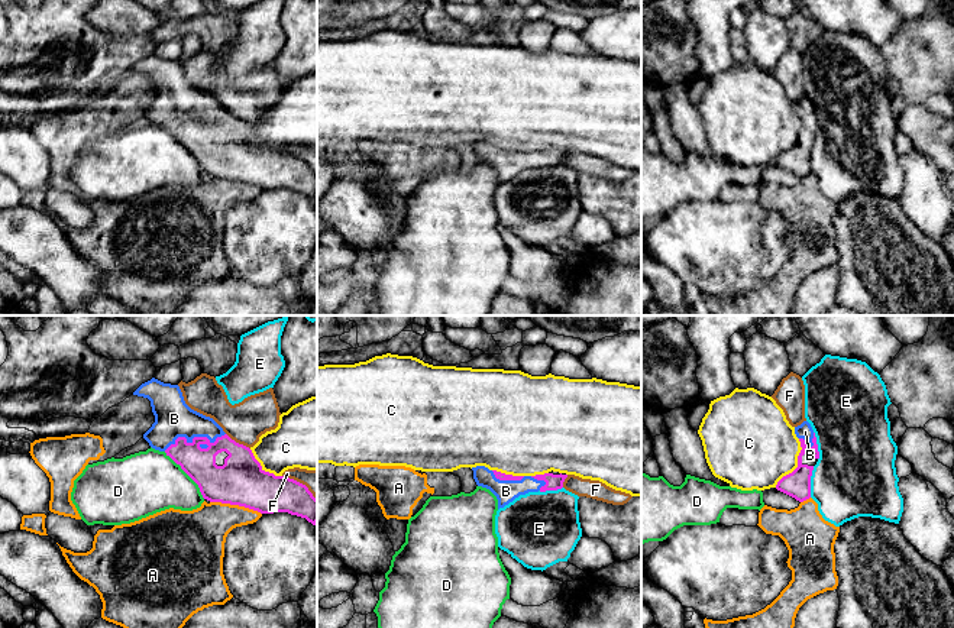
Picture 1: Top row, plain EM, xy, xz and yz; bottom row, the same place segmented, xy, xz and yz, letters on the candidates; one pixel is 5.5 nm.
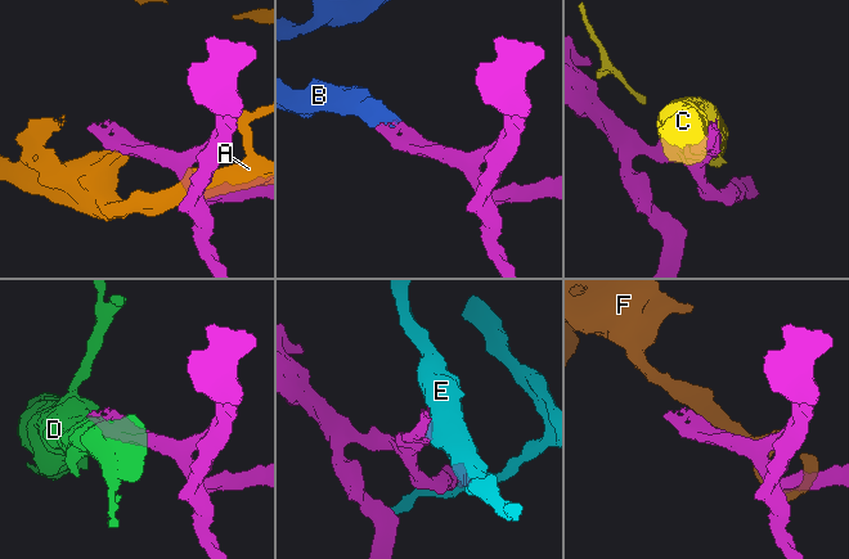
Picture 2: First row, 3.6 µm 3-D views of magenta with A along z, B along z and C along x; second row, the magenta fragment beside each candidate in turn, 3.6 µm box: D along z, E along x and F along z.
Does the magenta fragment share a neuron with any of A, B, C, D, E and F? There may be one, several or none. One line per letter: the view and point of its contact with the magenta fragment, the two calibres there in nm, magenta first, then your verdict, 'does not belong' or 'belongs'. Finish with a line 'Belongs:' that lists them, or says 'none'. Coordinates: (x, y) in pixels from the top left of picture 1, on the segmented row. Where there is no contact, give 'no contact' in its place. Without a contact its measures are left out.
A: contact xy (236, 504); calibres 280 and 280 nm; does not belong
B: contact xy (194, 437); calibres 180 and 220 nm; belongs
C: contact yz (798, 465); calibres 140 and 440 nm; does not belong
D: contact xy (187, 473); calibres 220 and 360 nm; does not belong
E: contact yz (809, 482); calibres 140 and 440 nm; does not belong
F: contact xy (238, 443); calibres 280 and 220 nm; does not belong
Belongs: B

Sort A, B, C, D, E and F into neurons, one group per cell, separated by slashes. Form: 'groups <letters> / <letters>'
groups A / B / C / D / E / F

